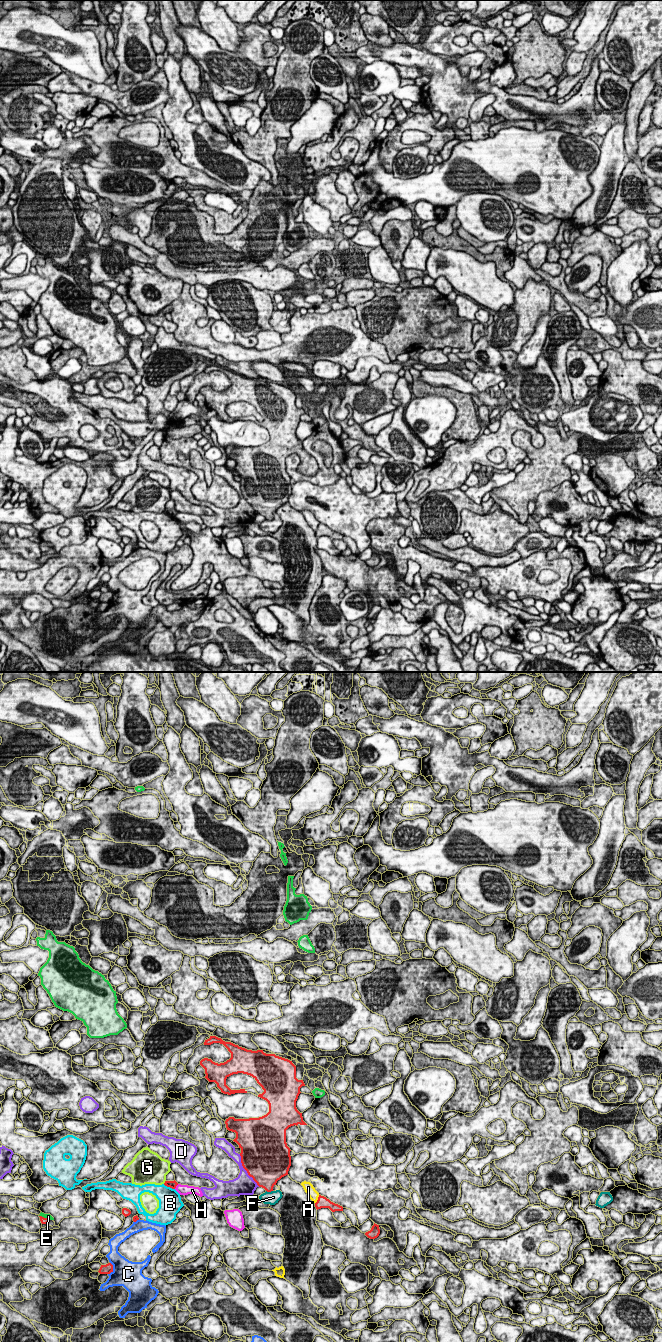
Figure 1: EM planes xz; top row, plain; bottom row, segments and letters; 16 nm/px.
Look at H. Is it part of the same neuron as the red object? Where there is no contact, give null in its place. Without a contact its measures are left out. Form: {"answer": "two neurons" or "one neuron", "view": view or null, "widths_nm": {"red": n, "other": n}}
{"answer": "two neurons", "view": "xz", "widths_nm": {"red": 130, "other": 160}}

